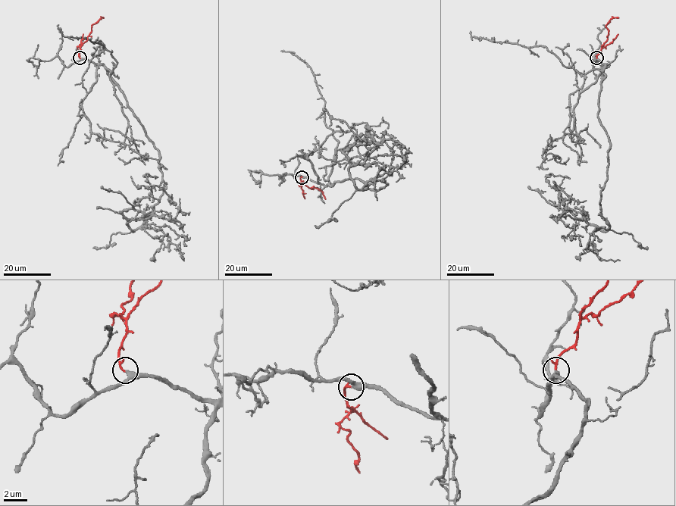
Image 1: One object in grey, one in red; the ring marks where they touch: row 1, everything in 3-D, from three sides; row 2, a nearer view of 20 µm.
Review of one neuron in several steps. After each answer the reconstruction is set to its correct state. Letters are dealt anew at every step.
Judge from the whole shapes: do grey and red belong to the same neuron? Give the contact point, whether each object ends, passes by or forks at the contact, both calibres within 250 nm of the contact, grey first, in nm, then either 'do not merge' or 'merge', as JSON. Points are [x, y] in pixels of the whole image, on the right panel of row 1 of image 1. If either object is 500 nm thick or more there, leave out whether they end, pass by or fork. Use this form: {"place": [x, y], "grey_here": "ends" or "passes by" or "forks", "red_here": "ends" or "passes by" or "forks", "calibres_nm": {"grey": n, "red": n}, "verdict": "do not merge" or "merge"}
{"place": [596, 57], "grey_here": "passes by", "red_here": "passes by", "calibres_nm": {"grey": 360, "red": 140}, "verdict": "merge"}

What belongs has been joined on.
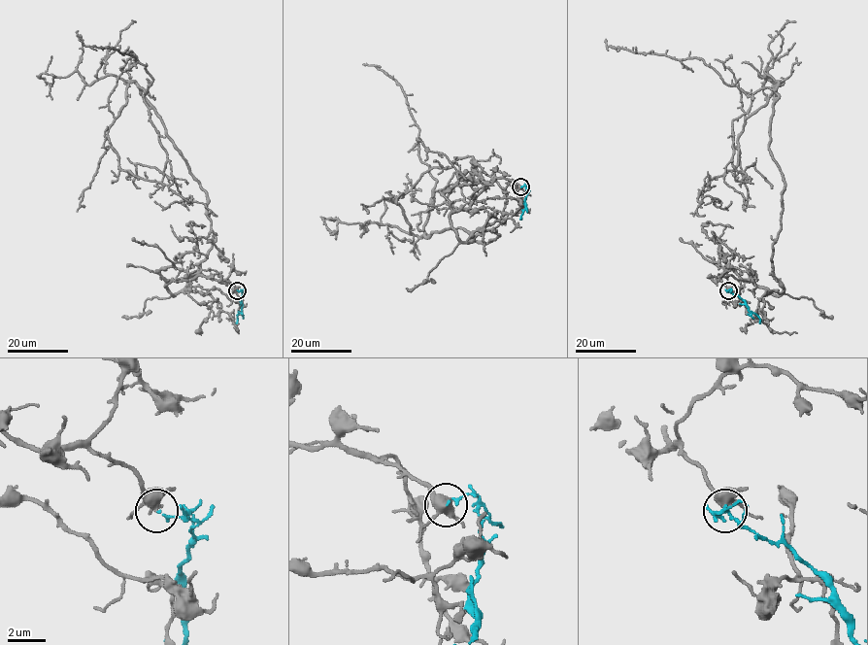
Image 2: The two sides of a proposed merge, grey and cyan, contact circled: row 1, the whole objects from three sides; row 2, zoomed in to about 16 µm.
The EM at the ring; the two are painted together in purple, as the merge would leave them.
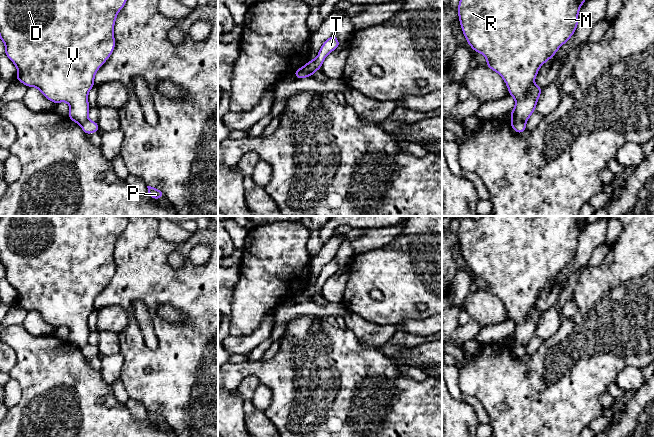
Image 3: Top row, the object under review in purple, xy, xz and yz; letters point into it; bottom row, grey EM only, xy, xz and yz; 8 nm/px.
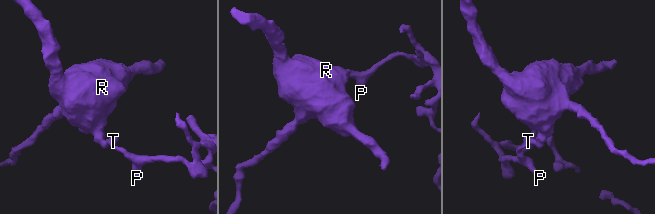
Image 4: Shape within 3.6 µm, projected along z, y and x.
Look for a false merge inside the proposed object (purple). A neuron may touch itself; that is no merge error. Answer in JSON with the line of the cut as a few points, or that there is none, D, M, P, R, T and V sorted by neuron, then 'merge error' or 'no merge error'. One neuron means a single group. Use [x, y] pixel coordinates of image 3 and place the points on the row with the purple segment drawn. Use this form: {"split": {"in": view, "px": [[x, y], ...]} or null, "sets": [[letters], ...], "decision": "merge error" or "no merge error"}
{"split": {"in": "yz", "px": [[511, 118], [522, 120], [525, 123]]}, "sets": [["D", "M", "R", "V"], ["P", "T"]], "decision": "merge error"}

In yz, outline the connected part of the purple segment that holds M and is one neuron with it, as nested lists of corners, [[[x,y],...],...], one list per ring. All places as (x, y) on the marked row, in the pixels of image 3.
[[[460,0],[460,3],[457,8],[460,25],[462,28],[462,32],[471,46],[471,48],[483,54],[487,59],[486,67],[496,71],[505,81],[509,95],[511,95],[515,100],[516,104],[514,109],[510,112],[511,119],[520,120],[523,122],[527,122],[529,117],[535,111],[539,96],[543,87],[536,86],[534,84],[534,80],[538,74],[539,68],[548,60],[550,60],[558,49],[566,43],[570,37],[575,33],[576,28],[578,26],[578,13],[580,11],[581,5],[586,0]]]

